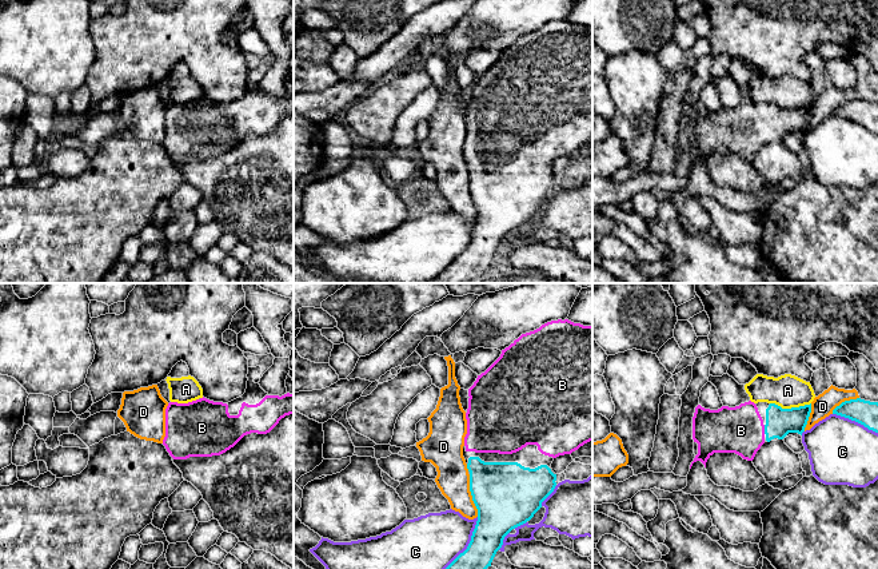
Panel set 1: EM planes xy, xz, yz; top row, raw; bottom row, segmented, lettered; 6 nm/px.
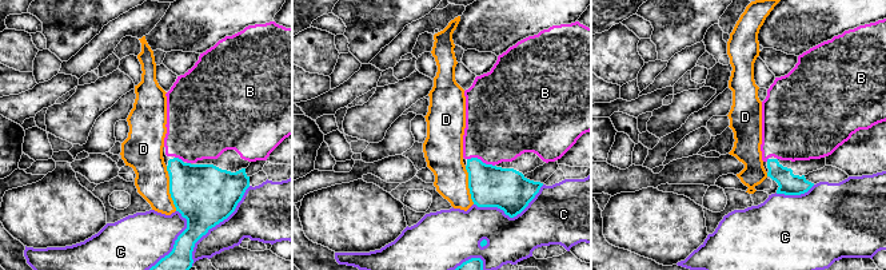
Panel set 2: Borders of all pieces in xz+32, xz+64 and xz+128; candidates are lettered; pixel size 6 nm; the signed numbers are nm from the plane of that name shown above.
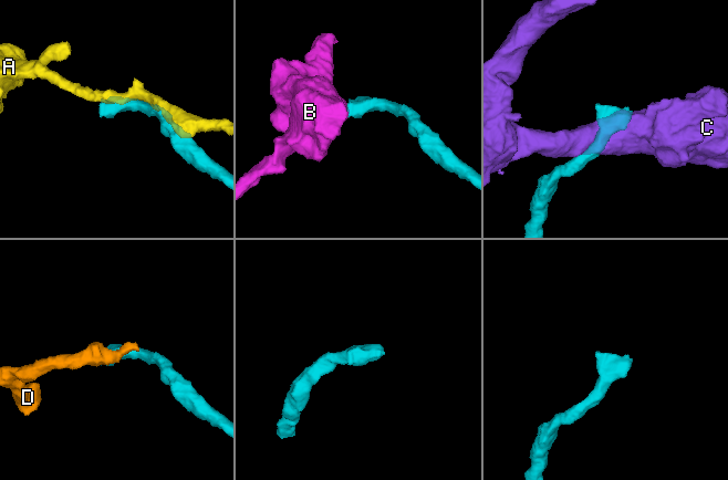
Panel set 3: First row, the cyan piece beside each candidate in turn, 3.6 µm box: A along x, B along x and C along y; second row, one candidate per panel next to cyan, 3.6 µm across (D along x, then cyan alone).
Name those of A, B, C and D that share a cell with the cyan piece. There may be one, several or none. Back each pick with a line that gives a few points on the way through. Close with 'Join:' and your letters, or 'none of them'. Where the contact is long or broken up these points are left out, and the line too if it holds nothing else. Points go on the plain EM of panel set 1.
B: Path across: yz (779, 123), (773, 130), (765, 130), (741, 131)
Join: B

